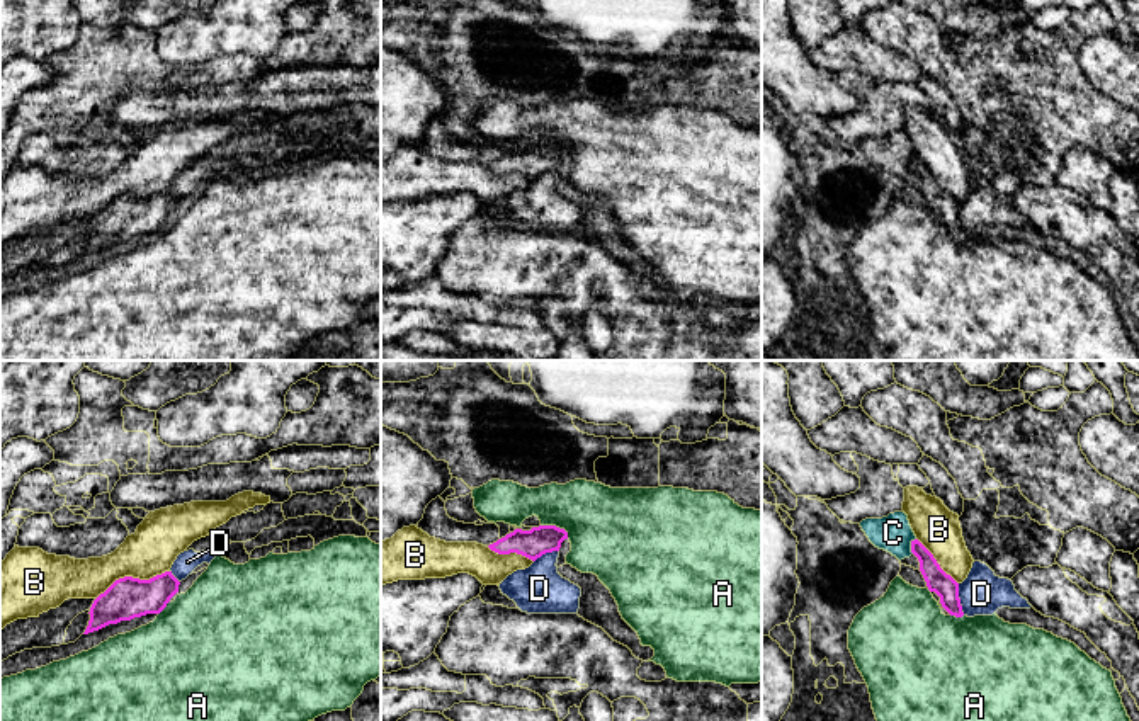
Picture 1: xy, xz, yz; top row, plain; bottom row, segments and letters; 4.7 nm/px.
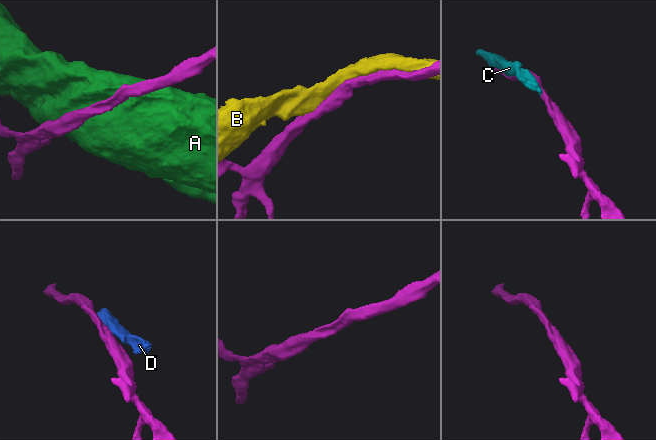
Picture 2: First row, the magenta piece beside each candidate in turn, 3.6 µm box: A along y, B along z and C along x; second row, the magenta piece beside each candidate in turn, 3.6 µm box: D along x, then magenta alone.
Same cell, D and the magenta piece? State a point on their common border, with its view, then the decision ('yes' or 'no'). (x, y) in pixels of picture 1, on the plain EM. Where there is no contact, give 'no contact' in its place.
meets magenta in yz at (959, 218); no

